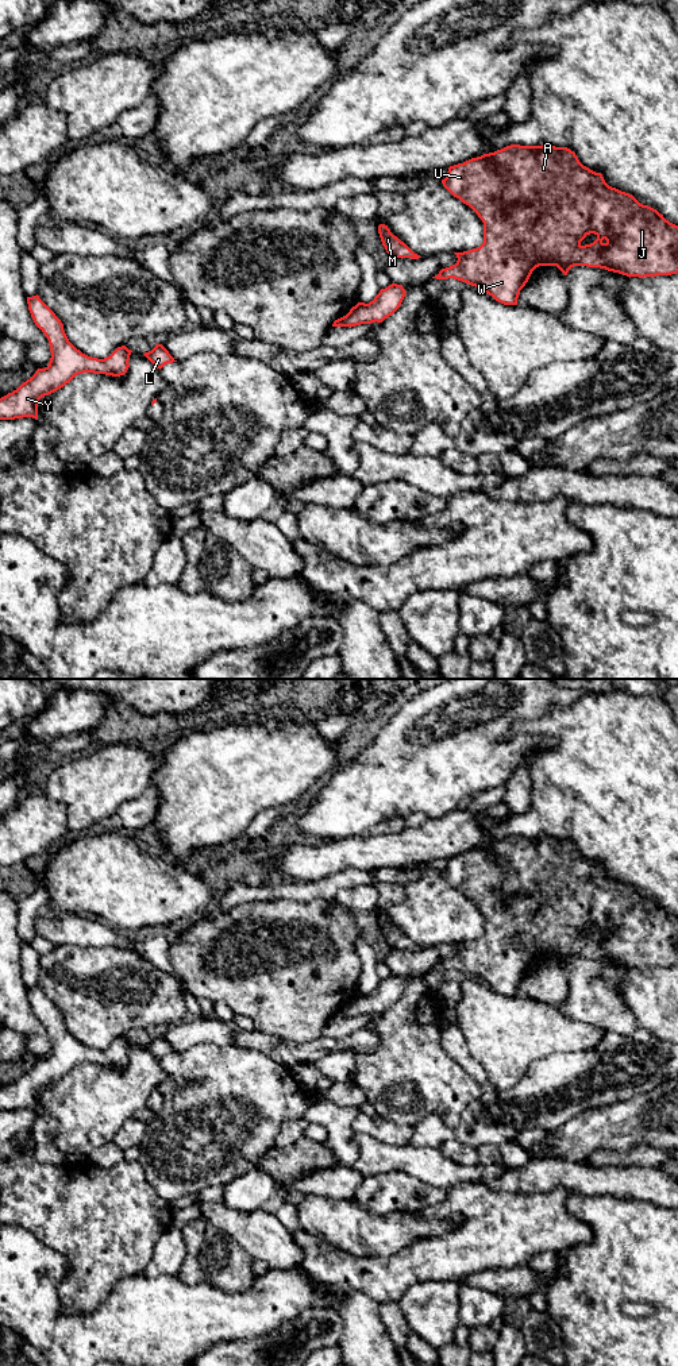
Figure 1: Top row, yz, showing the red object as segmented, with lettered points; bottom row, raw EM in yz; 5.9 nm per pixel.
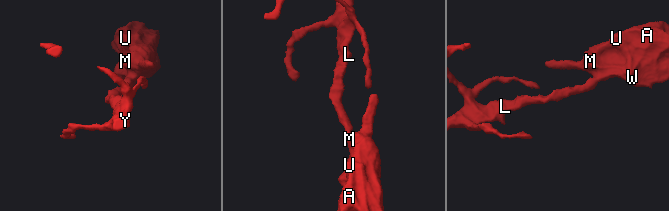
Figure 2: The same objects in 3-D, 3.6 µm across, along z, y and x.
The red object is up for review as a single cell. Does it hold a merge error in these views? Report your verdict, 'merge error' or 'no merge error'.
no merge error

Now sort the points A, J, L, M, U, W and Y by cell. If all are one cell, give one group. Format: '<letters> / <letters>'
A J L M U W Y

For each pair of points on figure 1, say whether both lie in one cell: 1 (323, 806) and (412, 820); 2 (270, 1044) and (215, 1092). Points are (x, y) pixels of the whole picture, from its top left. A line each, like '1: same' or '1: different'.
1: different
2: different

